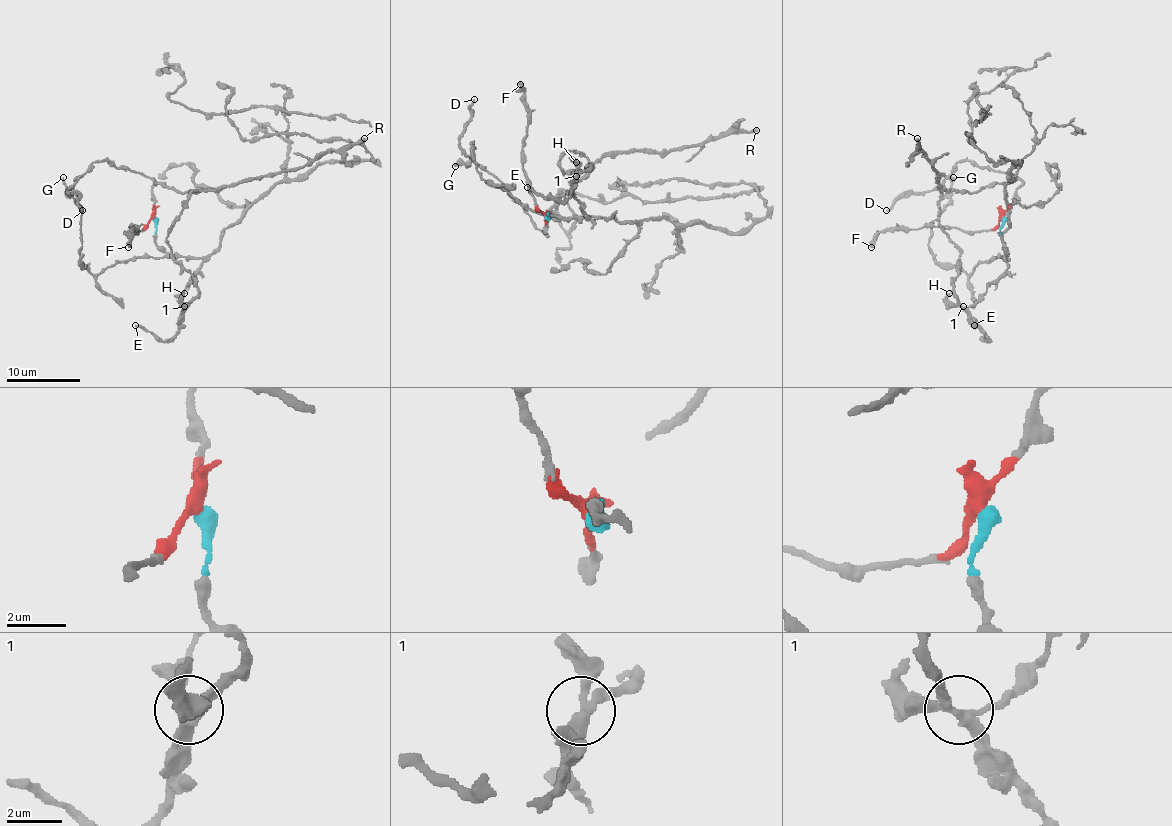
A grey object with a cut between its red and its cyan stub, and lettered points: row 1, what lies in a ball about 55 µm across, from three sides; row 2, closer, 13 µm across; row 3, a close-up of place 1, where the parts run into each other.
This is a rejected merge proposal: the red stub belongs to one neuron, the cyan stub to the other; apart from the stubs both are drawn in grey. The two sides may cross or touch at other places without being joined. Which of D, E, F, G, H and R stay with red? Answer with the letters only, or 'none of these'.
D, E, F, R

